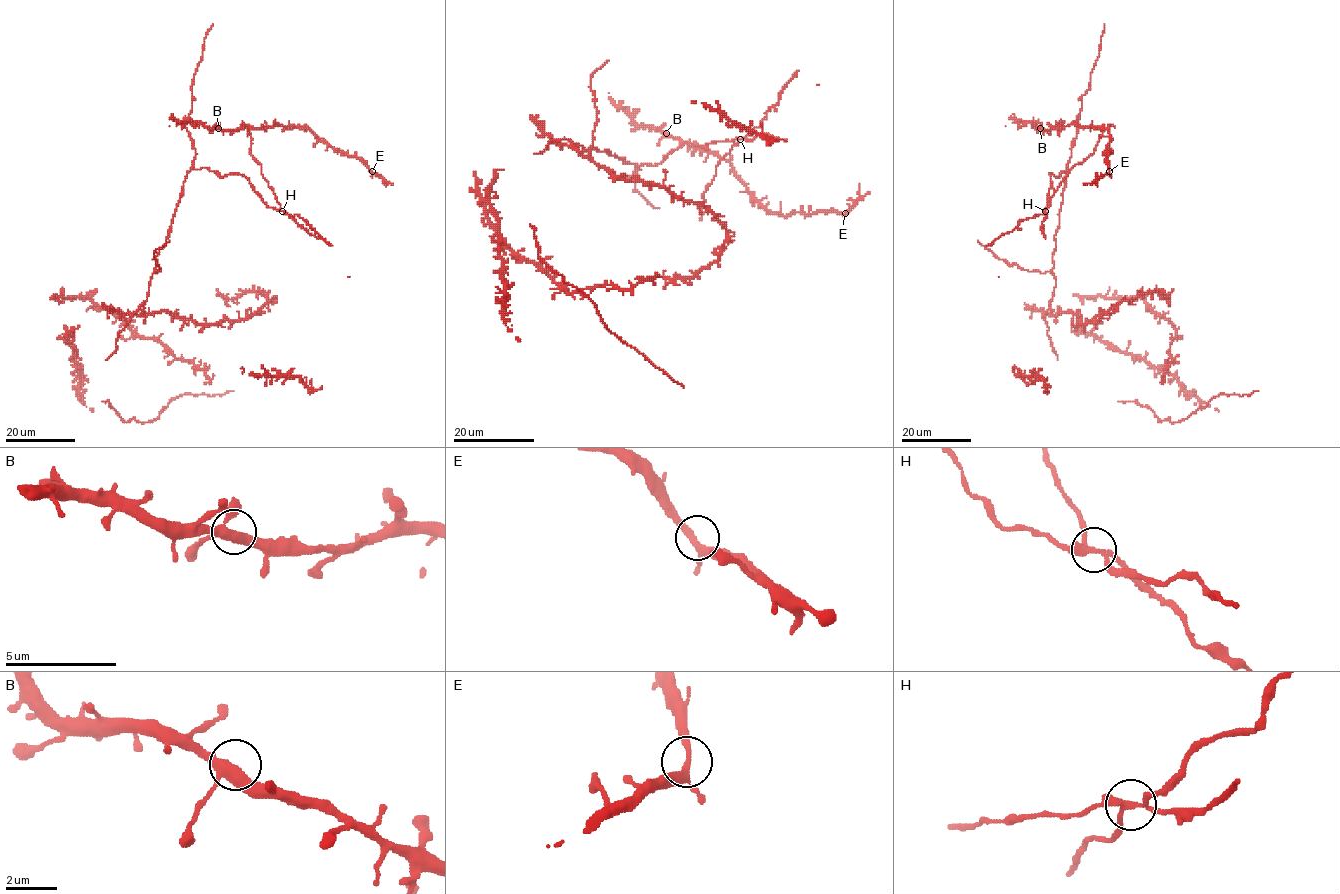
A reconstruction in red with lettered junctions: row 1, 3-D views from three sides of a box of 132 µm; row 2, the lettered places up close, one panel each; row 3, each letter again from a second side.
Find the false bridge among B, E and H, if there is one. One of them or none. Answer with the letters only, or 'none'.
H

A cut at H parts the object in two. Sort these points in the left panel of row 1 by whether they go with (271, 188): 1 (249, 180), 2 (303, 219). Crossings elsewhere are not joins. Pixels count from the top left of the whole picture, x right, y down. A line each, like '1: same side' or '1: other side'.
1: other side
2: same side

